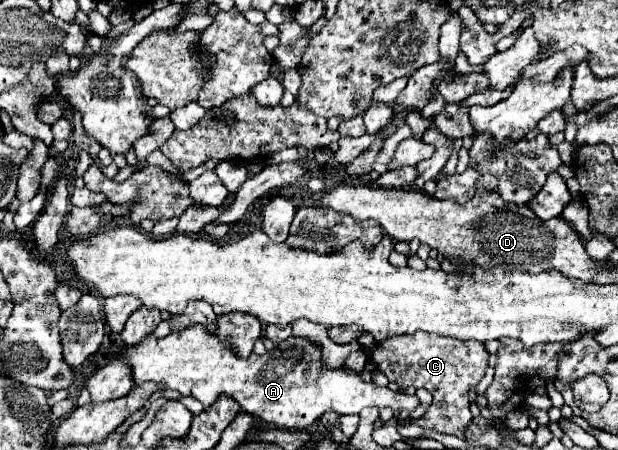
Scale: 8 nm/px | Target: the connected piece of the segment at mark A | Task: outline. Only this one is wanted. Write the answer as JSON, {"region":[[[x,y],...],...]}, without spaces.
{"region":[[[191,325],[163,339],[149,335],[141,345],[123,349],[123,355],[133,367],[137,385],[155,381],[181,395],[193,395],[205,407],[209,407],[219,393],[227,393],[243,407],[243,413],[287,429],[307,429],[329,411],[337,415],[357,415],[365,407],[389,407],[397,415],[401,411],[413,411],[419,405],[417,395],[395,393],[389,387],[367,383],[359,373],[345,371],[343,367],[323,367],[319,345],[311,345],[309,339],[295,335],[281,341],[281,349],[275,347],[265,355],[251,353],[249,359],[241,359],[227,341],[219,341],[203,325]]]}

